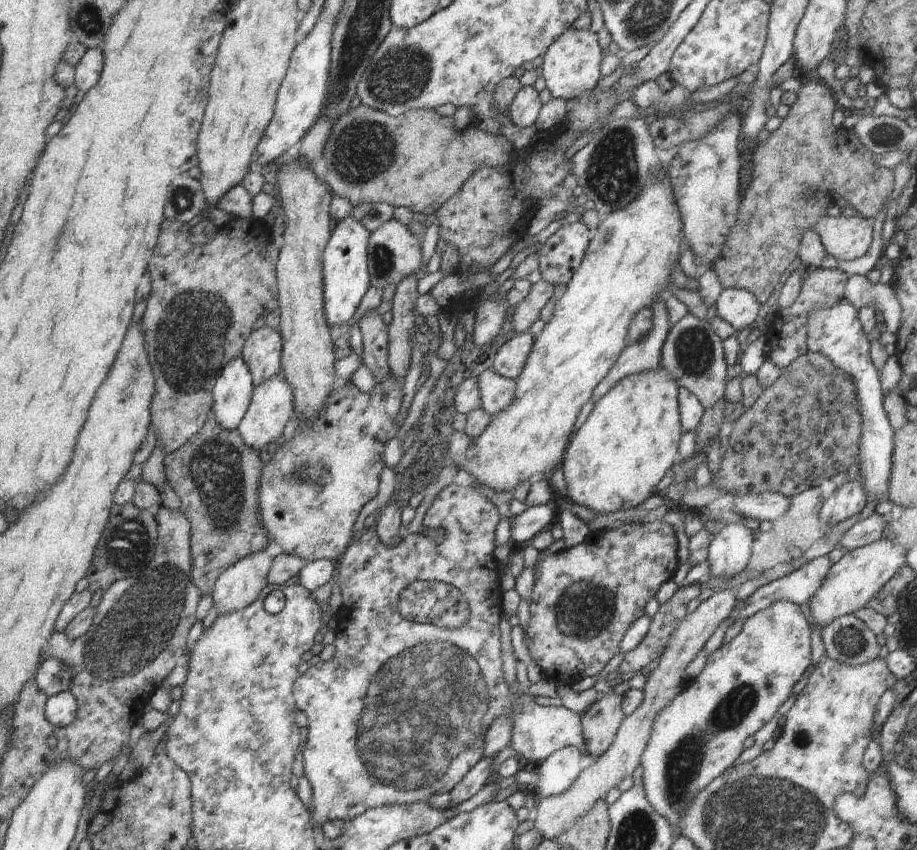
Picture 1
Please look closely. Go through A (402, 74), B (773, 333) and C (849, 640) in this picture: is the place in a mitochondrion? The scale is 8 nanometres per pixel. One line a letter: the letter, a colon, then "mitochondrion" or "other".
A: mitochondrion
B: other
C: mitochondrion

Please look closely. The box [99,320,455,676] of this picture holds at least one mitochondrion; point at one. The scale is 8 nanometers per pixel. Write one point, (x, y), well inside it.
(214, 470)

